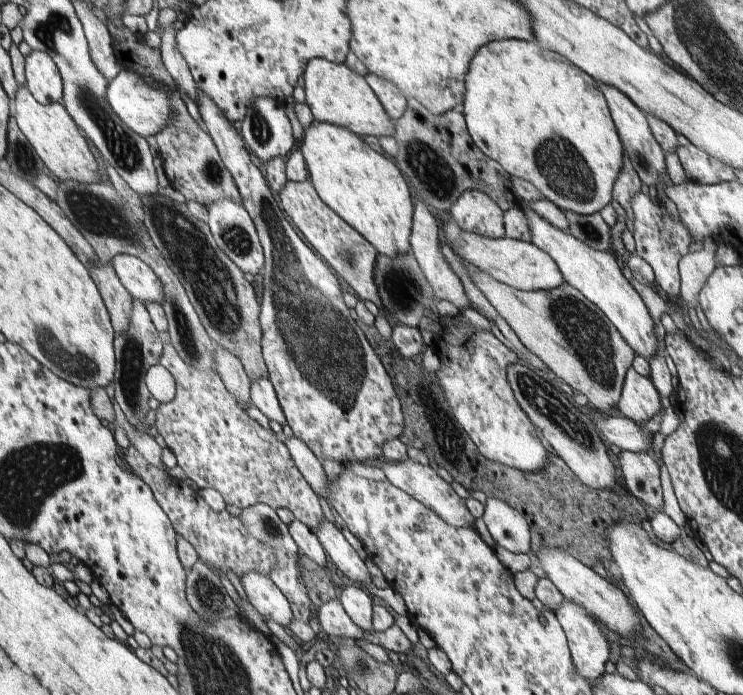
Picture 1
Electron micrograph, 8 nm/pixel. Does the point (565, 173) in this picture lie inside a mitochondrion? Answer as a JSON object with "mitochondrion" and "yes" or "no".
{"mitochondrion":"yes"}

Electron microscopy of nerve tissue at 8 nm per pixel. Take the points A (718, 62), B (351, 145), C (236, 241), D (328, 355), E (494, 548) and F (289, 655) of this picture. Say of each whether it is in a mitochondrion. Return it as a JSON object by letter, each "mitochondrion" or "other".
{"A":"mitochondrion","B":"other","C":"mitochondrion","D":"mitochondrion","E":"other","F":"other"}

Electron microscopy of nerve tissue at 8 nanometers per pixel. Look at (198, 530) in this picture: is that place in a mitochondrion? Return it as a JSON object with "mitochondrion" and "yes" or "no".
{"mitochondrion":"no"}

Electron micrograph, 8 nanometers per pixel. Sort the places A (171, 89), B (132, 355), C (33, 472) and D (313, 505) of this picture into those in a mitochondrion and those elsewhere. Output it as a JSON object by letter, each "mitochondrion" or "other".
{"A":"other","B":"mitochondrion","C":"mitochondrion","D":"other"}

